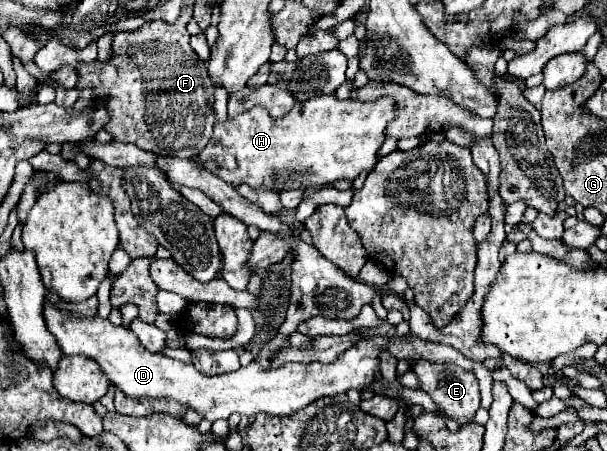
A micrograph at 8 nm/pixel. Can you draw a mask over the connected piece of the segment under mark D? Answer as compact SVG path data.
M45 305L45 321L47 329L55 335L61 351L65 355L85 355L101 365L109 381L125 393L129 399L175 399L187 409L197 411L203 419L211 423L217 419L229 419L229 415L239 413L245 417L255 417L257 413L269 415L289 415L297 409L303 409L311 401L321 397L333 397L337 393L345 393L349 389L365 389L367 385L377 381L377 373L381 367L381 353L385 351L385 337L371 337L369 341L361 341L355 347L347 349L339 359L321 365L313 361L313 365L289 363L279 369L263 369L255 361L247 367L241 367L233 373L221 375L203 375L193 365L175 361L167 355L149 353L141 349L141 343L129 329L123 325L115 327L109 319L85 319L85 317L69 317L53 305Z

